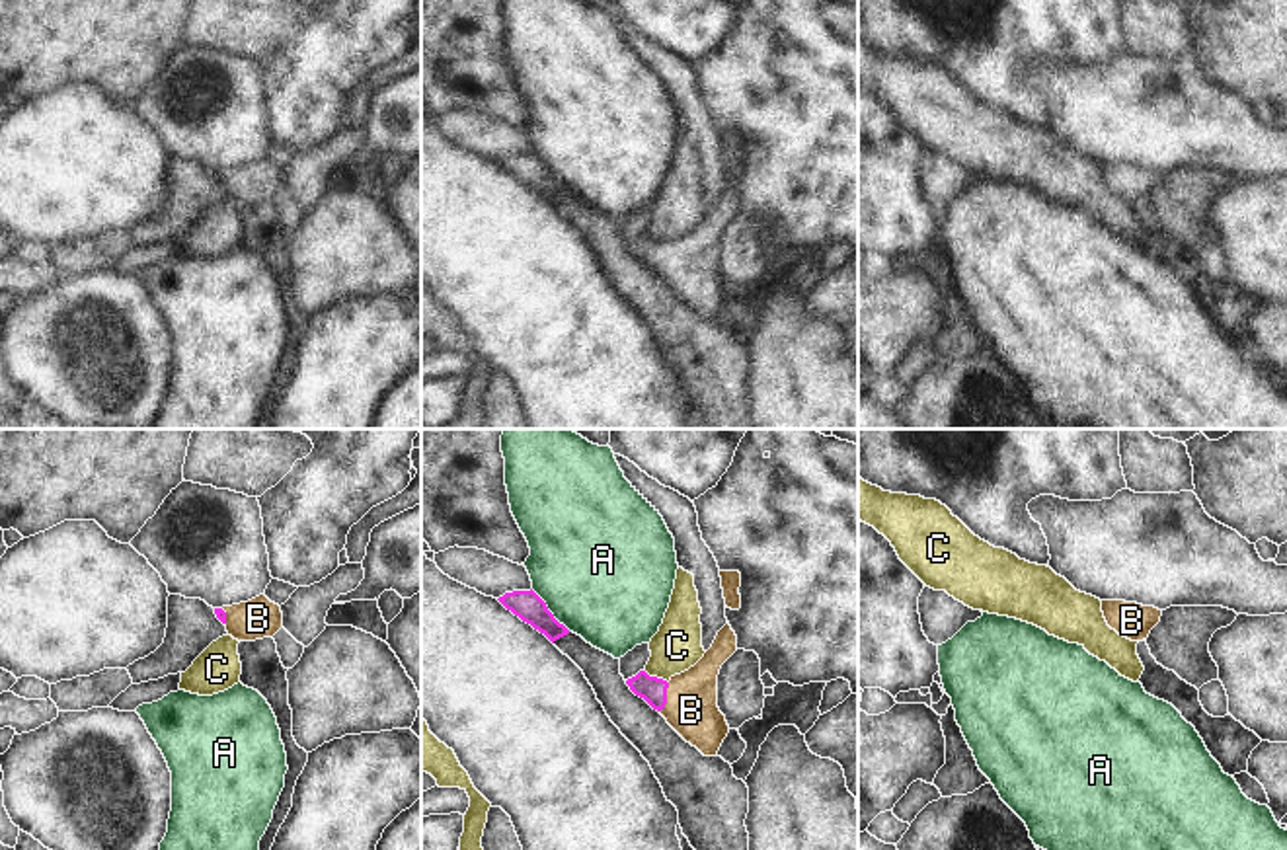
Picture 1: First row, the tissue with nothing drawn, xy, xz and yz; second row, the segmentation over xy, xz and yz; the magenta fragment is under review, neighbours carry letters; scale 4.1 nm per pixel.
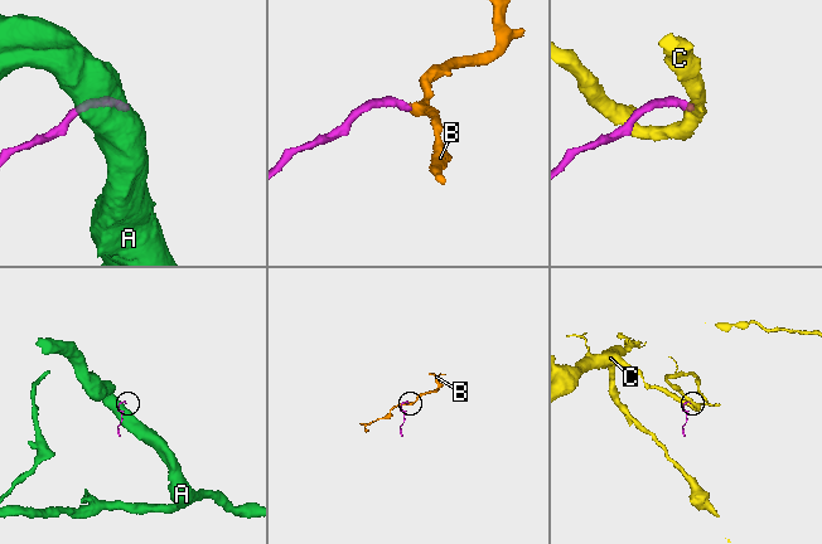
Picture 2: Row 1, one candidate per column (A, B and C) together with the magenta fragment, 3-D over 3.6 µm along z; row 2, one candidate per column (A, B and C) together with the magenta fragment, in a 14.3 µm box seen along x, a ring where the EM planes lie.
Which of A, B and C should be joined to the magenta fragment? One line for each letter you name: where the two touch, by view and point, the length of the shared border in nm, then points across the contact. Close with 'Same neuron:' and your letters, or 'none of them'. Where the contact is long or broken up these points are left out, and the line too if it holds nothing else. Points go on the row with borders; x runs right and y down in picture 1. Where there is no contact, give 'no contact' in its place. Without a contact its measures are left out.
B: xz (665, 698) | 130 nm | across xz (654, 691), (665, 698), (681, 700), (691, 710)
Same neuron: B

